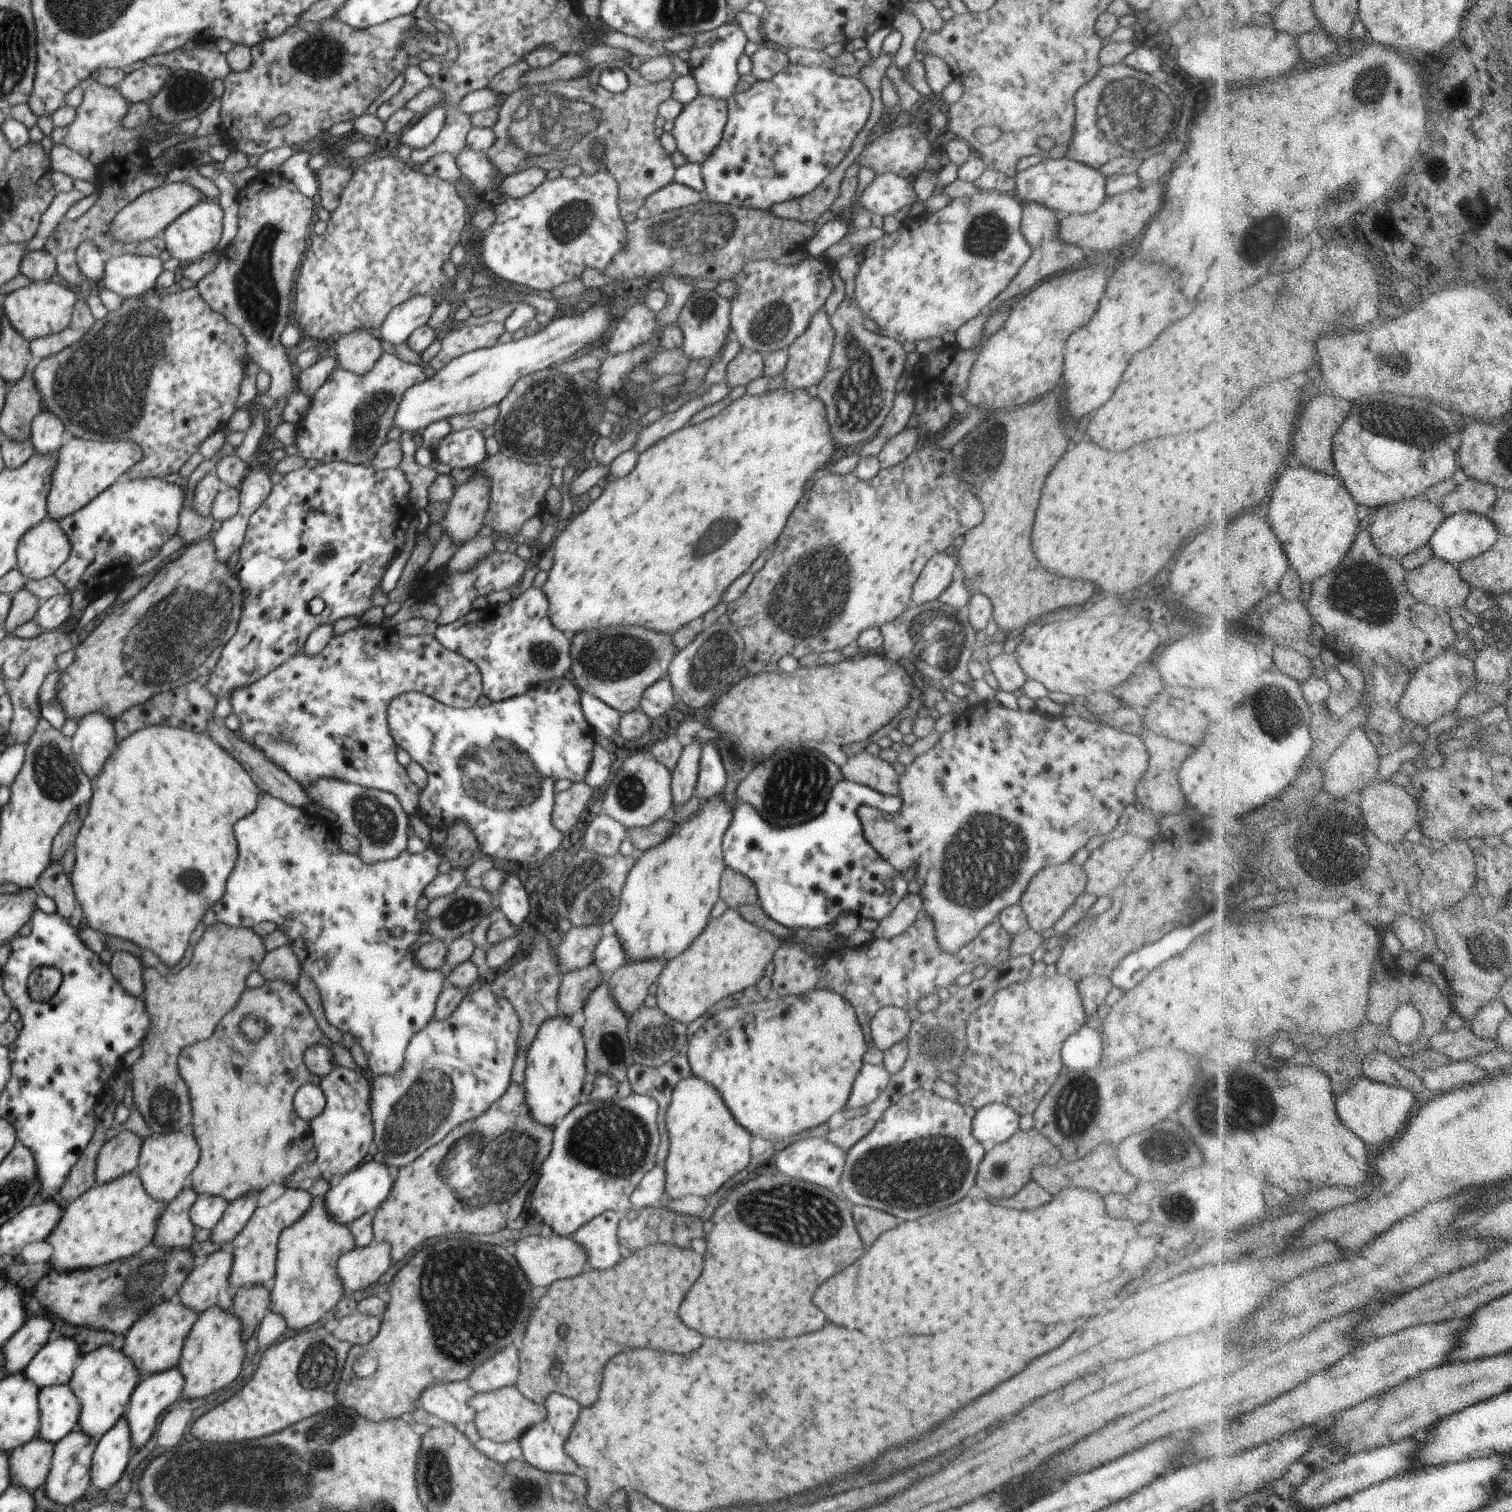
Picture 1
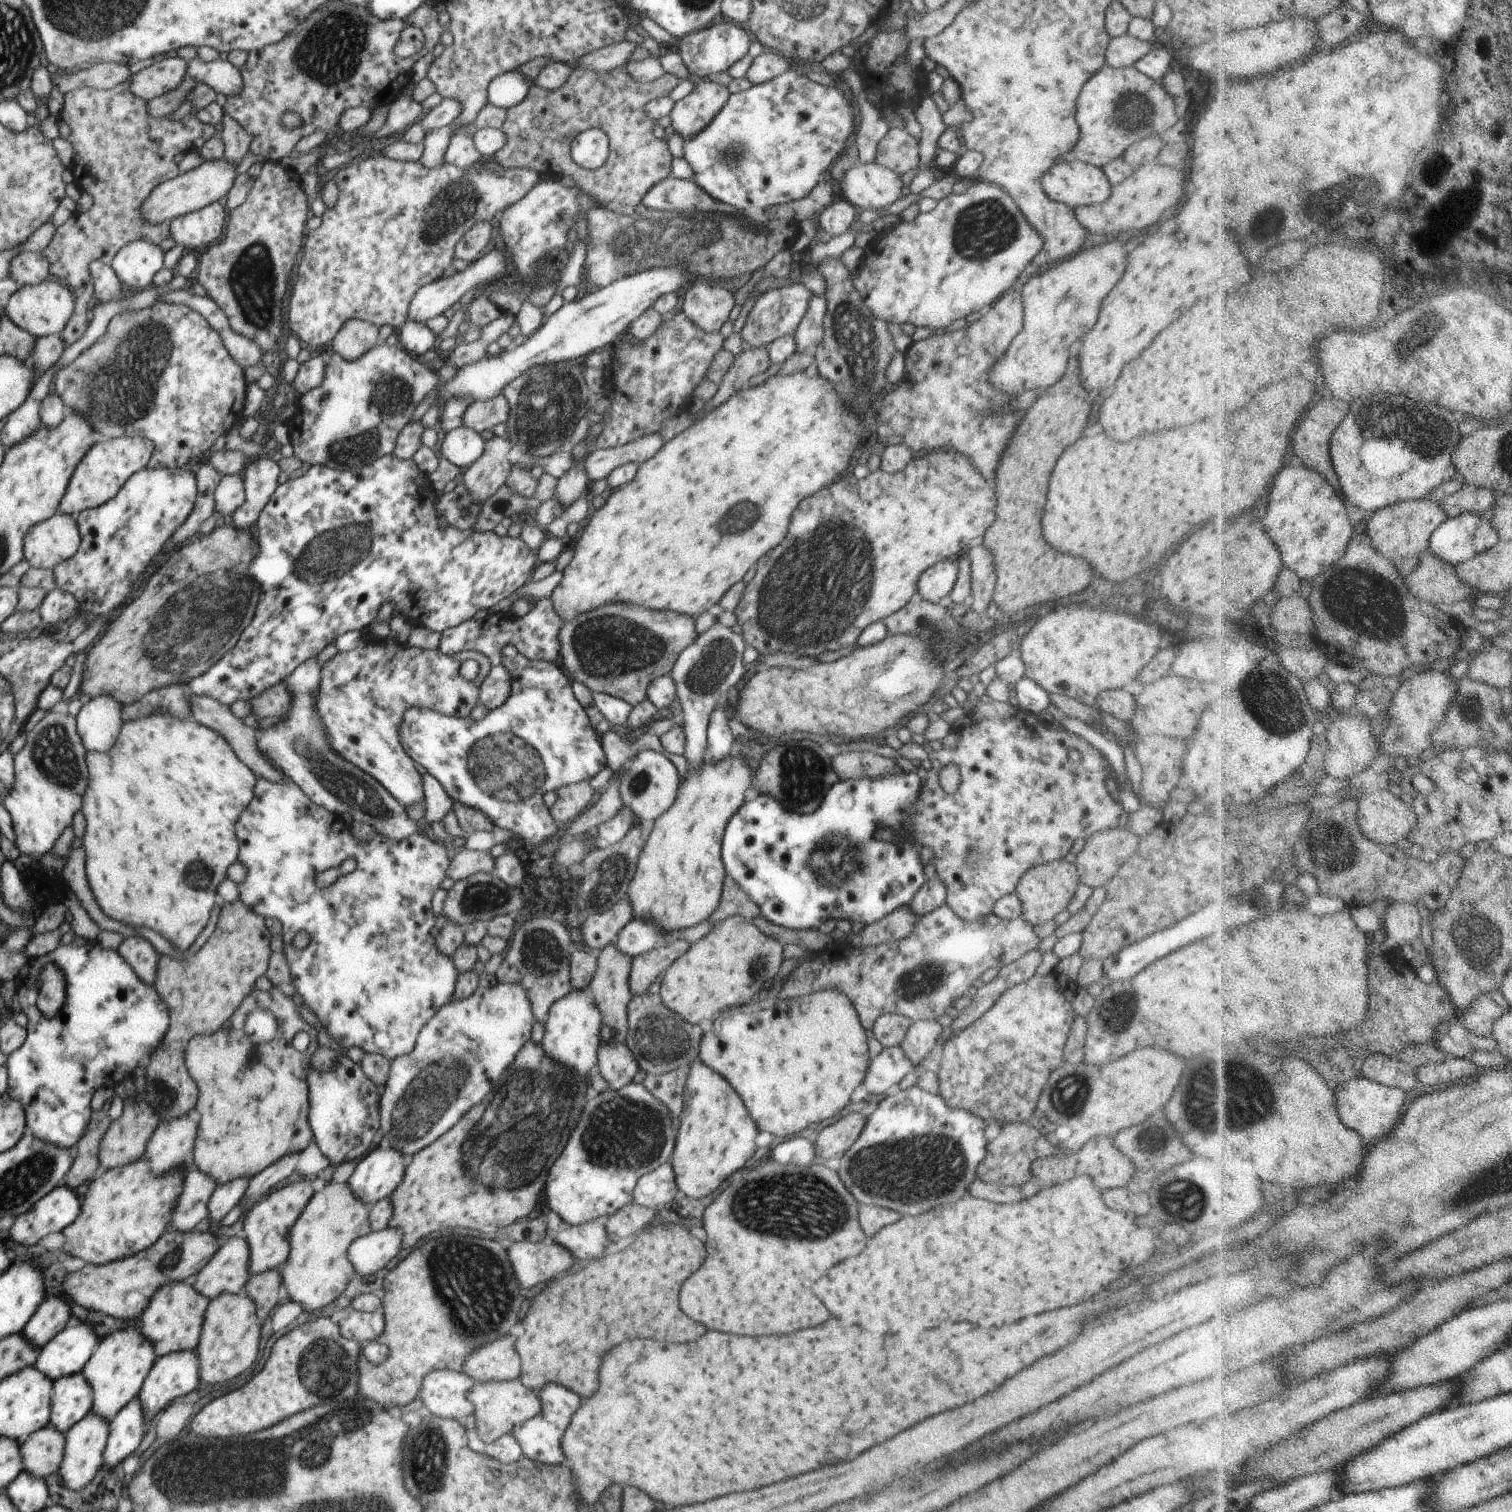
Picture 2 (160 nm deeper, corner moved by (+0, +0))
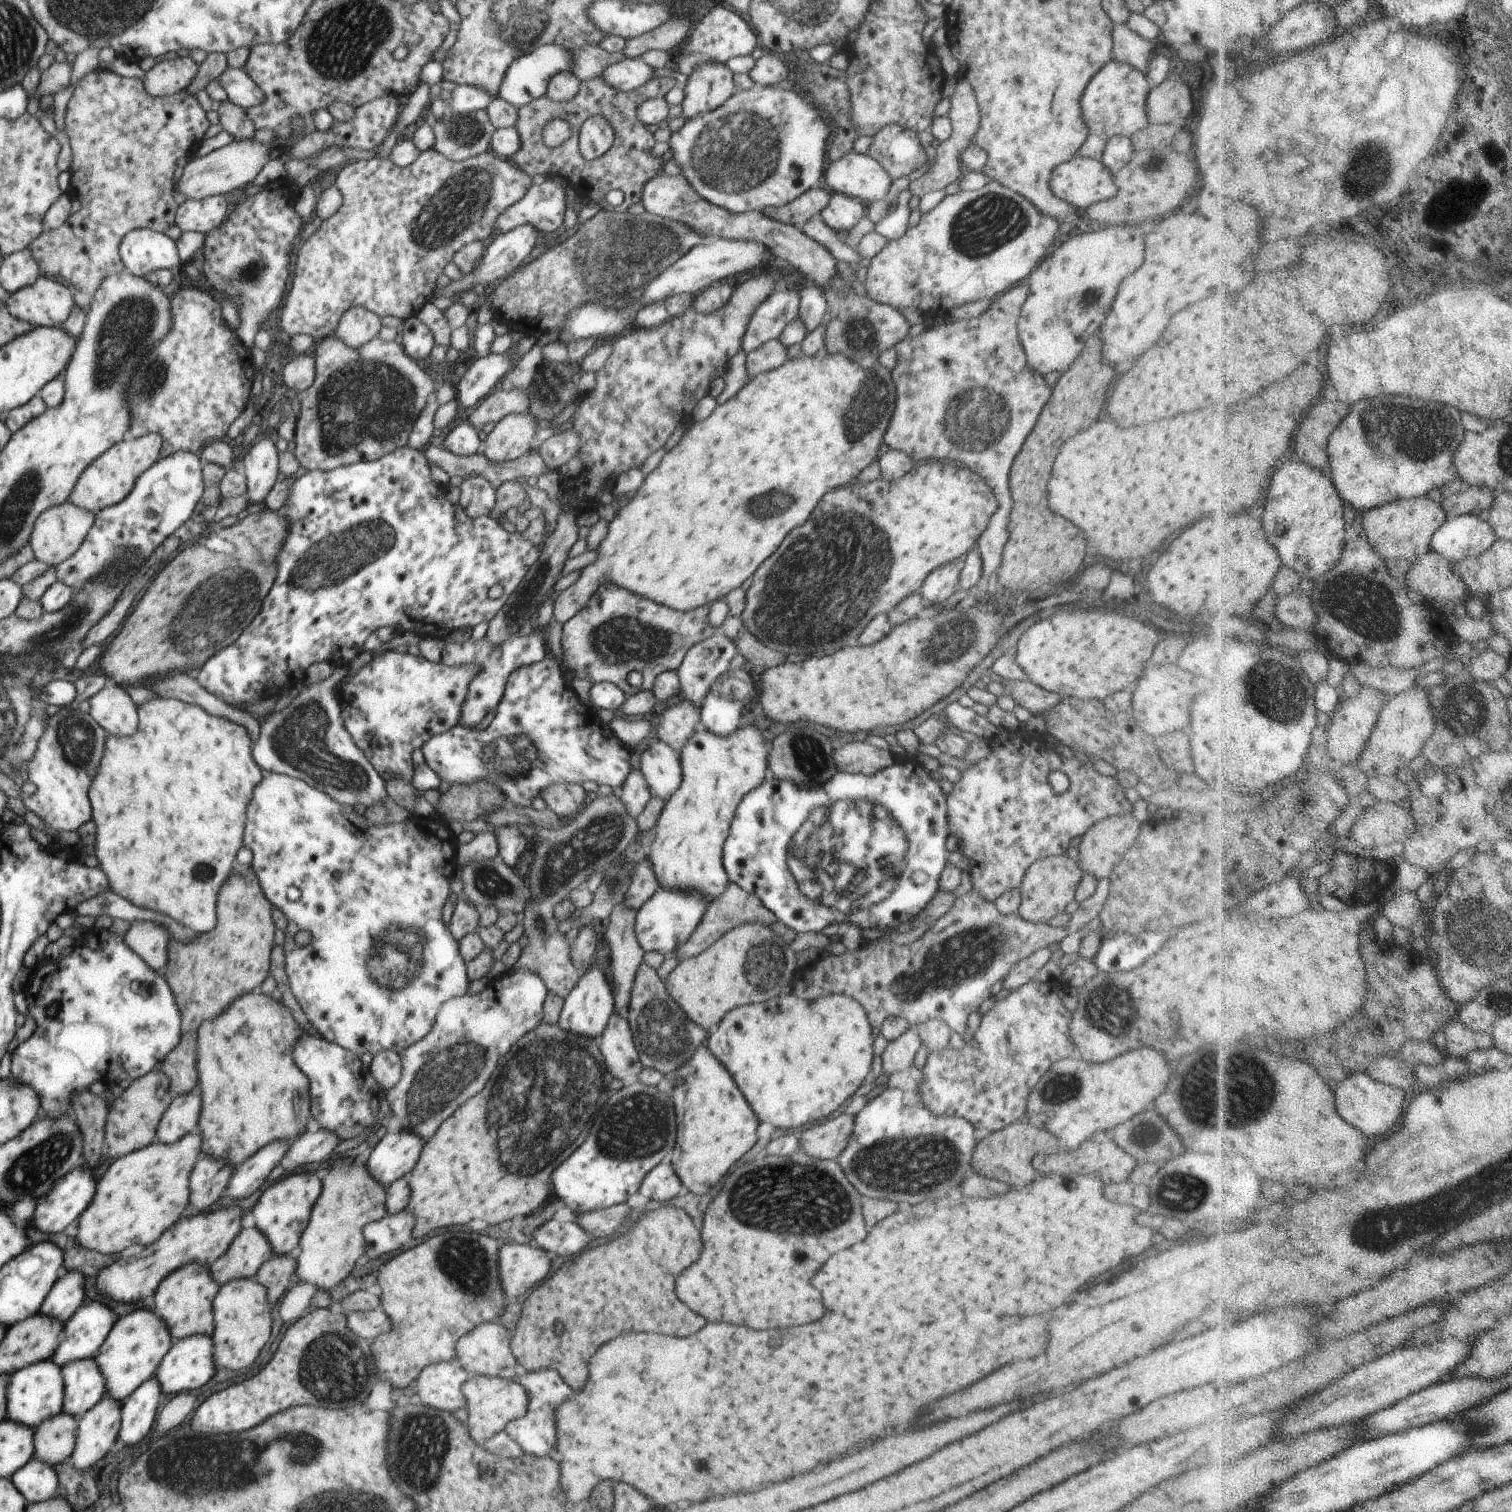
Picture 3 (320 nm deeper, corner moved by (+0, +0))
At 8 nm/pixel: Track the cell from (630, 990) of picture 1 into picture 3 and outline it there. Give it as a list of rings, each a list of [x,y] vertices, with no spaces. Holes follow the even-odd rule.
[[[728,882],[725,891],[720,896],[717,896],[710,903],[710,906],[706,908],[702,920],[696,926],[694,933],[690,934],[688,942],[680,944],[678,949],[674,950],[670,956],[672,958],[678,958],[679,961],[692,958],[701,954],[706,948],[714,944],[724,932],[728,932],[728,930],[732,930],[732,928],[736,928],[740,924],[761,923],[762,925],[770,926],[774,922],[777,922],[776,916],[768,908],[764,907],[764,903],[756,895],[748,894],[748,892],[740,888],[736,883]]]

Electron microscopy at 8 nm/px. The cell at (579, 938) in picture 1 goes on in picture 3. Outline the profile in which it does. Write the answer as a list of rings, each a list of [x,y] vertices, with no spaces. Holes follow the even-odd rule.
[[[648,857],[642,862],[638,862],[632,870],[632,880],[630,887],[624,896],[622,902],[628,908],[640,910],[642,906],[660,889],[660,884],[652,872],[652,864]]]

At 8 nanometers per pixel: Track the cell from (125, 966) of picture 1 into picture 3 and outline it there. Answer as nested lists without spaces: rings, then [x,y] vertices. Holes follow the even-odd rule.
[[[133,922],[124,936],[124,944],[138,954],[156,973],[164,974],[168,962],[168,930],[156,922]]]

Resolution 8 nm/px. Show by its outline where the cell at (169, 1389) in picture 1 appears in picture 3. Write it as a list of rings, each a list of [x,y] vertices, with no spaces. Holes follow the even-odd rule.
[[[188,1336],[176,1342],[168,1350],[160,1365],[156,1368],[156,1380],[160,1384],[160,1392],[165,1399],[180,1392],[188,1392],[202,1388],[208,1380],[220,1376],[214,1364],[214,1346],[210,1336]]]

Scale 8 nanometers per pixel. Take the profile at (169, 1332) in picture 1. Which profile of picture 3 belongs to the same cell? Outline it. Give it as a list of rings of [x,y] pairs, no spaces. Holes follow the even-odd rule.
[[[186,1264],[172,1272],[160,1282],[154,1294],[154,1314],[164,1320],[168,1332],[172,1336],[172,1344],[180,1342],[188,1336],[211,1336],[214,1329],[212,1304],[221,1286],[212,1280],[209,1268],[202,1264]]]

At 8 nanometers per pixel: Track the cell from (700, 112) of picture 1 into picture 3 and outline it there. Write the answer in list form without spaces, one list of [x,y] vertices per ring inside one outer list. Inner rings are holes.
[[[702,63],[698,65],[684,84],[685,97],[682,101],[683,117],[694,119],[703,112],[713,111],[736,93],[727,63]]]

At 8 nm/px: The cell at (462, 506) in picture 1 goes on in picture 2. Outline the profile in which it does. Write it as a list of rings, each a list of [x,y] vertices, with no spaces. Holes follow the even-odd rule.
[[[494,435],[485,441],[485,449],[480,458],[463,470],[459,481],[467,486],[473,501],[480,506],[508,478],[513,467],[508,460],[508,452],[512,446],[509,438]]]

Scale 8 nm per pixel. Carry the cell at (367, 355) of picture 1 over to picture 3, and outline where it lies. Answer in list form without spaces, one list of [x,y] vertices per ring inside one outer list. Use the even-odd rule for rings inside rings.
[[[364,307],[349,308],[341,317],[336,336],[349,347],[358,348],[378,336],[383,319]]]

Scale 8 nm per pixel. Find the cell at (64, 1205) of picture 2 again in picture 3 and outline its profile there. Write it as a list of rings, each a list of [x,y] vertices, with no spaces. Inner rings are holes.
[[[81,1164],[68,1175],[60,1178],[46,1195],[37,1198],[34,1216],[30,1219],[34,1222],[32,1225],[43,1234],[54,1234],[63,1232],[69,1224],[79,1218],[96,1193],[97,1181],[92,1172],[93,1170],[88,1170]]]

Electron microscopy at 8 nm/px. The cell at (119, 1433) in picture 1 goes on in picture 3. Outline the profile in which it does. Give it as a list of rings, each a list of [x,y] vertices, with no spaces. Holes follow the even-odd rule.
[[[156,1376],[146,1380],[131,1396],[122,1402],[122,1415],[118,1441],[134,1446],[152,1430],[152,1424],[165,1398],[160,1392]]]

